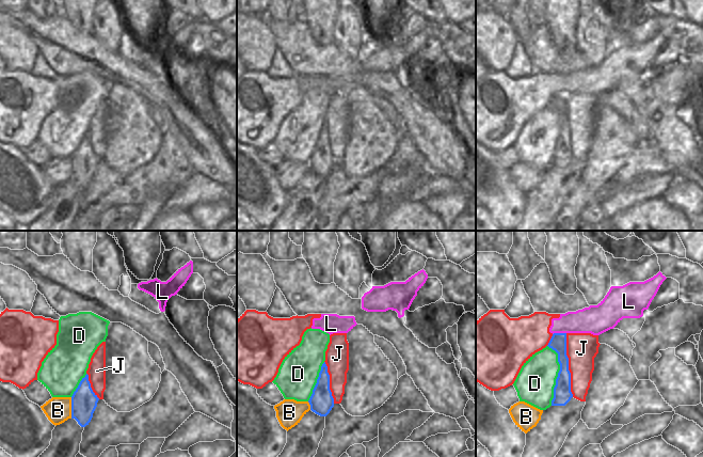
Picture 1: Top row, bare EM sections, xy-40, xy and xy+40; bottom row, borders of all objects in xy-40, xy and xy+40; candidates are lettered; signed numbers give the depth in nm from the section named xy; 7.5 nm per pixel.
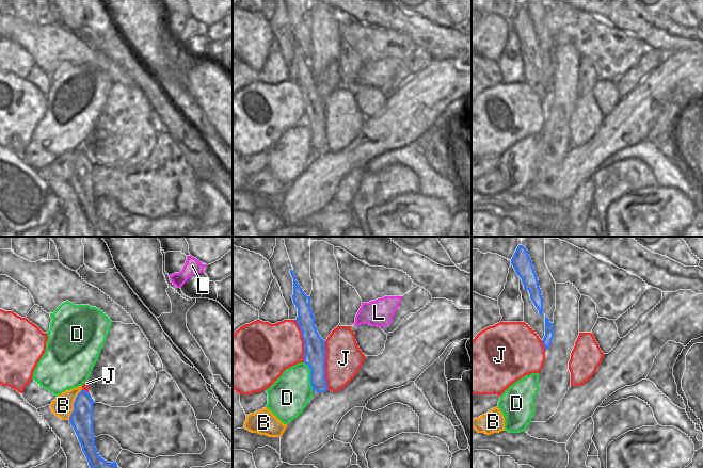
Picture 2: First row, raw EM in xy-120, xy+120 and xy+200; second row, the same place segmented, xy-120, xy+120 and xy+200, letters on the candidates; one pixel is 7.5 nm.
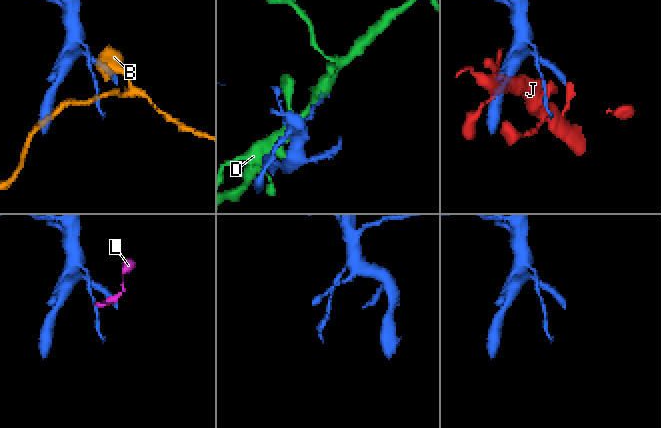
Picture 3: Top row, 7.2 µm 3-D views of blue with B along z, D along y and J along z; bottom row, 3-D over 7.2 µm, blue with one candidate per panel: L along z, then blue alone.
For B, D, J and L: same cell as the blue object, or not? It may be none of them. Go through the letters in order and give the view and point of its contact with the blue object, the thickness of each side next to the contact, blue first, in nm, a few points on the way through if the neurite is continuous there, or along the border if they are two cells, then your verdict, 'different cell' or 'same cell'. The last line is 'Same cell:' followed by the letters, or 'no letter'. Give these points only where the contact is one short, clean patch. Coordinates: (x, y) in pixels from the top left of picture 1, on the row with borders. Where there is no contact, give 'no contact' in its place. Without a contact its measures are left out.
B: contact xy-40 (72, 408); calibres 190 and 200 nm; border xy-40 (70, 397), (72, 418); different cell
D: contact xy+40 (558, 375); calibres 140 and 300 nm; different cell
J: contact xy+40 (568, 365); calibres 140 and 240 nm; different cell
L: contact xy+40 (559, 333); calibres 130 and 190 nm; border xy+40 (565, 332), (555, 332), (553, 334); different cell
Same cell: no letter

